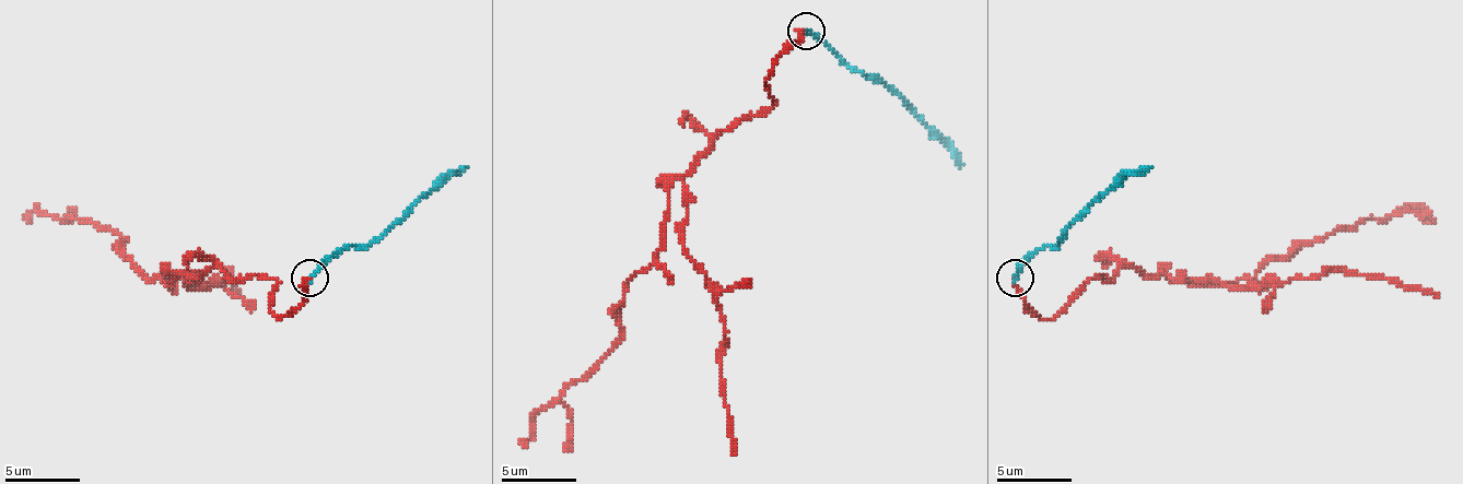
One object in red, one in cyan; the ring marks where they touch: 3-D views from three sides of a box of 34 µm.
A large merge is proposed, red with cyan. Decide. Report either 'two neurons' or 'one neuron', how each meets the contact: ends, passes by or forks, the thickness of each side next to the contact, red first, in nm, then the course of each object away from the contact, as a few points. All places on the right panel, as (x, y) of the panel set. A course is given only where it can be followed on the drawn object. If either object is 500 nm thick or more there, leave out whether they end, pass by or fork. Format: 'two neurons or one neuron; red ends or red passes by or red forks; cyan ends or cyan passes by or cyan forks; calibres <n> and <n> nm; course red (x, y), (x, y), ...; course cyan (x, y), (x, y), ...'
two neurons; red ends; cyan ends; calibres 160 and 190 nm; course red (1014, 279), (1051, 319), (1091, 279), (1122, 268), (1230, 286), (1300, 245), (1401, 208), (1431, 223); course cyan (1014, 279), (1130, 174), (1151, 167)

